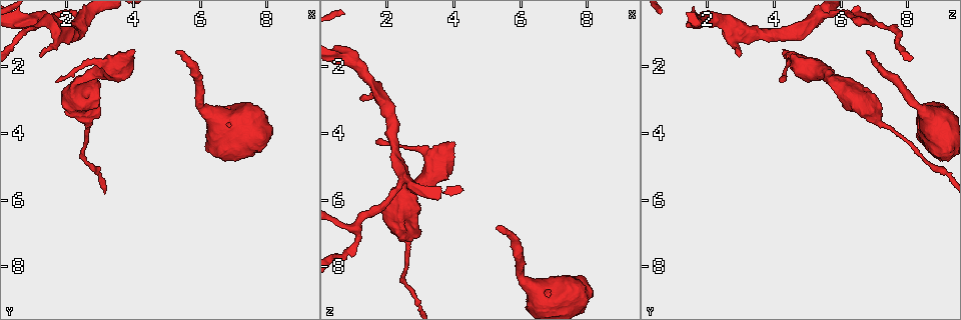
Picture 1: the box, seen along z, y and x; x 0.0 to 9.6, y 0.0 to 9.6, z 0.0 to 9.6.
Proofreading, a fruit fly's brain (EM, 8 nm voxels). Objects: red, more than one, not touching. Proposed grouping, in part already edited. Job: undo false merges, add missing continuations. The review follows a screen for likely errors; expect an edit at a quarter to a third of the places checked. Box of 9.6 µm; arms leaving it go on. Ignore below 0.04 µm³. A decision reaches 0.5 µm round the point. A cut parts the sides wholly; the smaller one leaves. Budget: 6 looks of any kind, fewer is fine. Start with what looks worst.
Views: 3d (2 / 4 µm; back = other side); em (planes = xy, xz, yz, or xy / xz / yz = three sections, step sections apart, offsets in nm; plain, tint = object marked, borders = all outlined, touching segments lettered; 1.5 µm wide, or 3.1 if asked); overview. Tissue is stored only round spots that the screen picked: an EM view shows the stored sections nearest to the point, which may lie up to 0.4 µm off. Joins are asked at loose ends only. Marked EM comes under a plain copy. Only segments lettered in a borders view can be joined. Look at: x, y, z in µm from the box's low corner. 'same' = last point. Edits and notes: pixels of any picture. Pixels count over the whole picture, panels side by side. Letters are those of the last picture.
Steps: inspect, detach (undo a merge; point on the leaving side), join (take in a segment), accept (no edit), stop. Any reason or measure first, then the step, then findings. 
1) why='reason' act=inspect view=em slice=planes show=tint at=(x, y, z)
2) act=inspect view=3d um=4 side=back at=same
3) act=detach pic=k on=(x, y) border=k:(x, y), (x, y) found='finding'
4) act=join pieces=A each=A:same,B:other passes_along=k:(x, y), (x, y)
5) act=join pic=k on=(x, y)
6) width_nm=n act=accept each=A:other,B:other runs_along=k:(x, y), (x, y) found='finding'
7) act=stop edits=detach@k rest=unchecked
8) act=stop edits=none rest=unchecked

why='branch stops here' act=inspect view=3d um=4 at=(5.30, 1.50, 6.85)

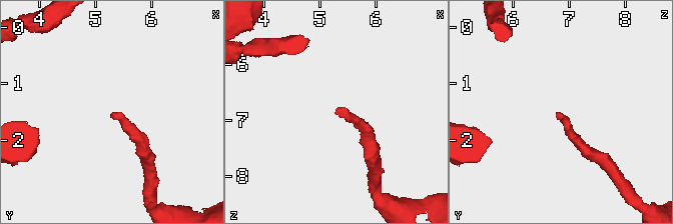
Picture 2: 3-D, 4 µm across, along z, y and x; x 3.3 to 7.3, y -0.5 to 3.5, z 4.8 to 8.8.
why='need the tissue' act=inspect view=em slice=xy step=8 show=tint at=(5.30, 1.55, 6.85)

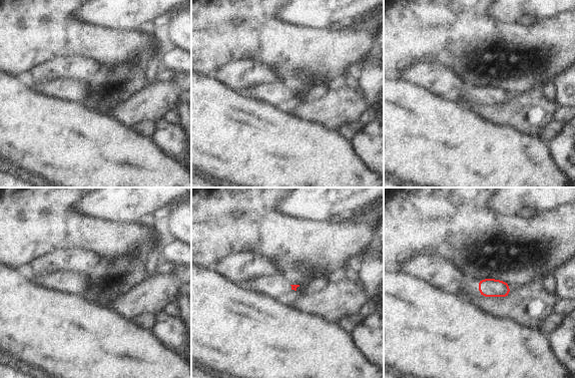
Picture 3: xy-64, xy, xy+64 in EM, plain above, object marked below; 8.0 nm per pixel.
act=inspect view=em slice=planes show=borders at=same

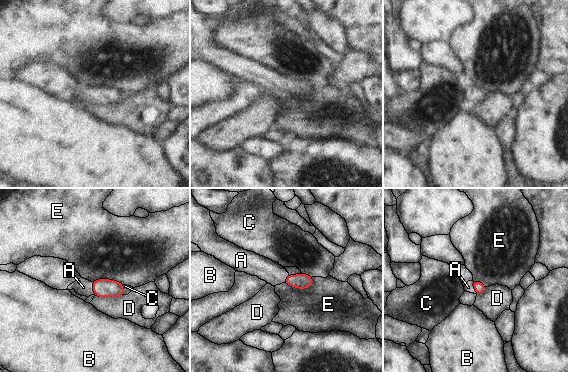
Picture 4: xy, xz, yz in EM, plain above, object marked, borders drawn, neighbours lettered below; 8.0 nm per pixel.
act=join pieces=A each=A:same,B:other,C:other,D:other,E:other passes_along=4:(479, 287), (474, 286), (468, 287) found='the neuron continues'

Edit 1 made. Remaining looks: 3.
why='three-way junction' act=inspect view=3d um=4 side=back at=(1.15, 0.65, 6.80)

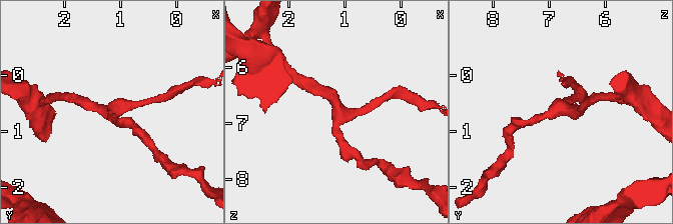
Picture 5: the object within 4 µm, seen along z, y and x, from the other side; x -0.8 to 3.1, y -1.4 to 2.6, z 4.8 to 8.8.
arms=3 act=inspect view=em slice=xz step=8 show=borders at=(1.15, 0.65, 6.80)

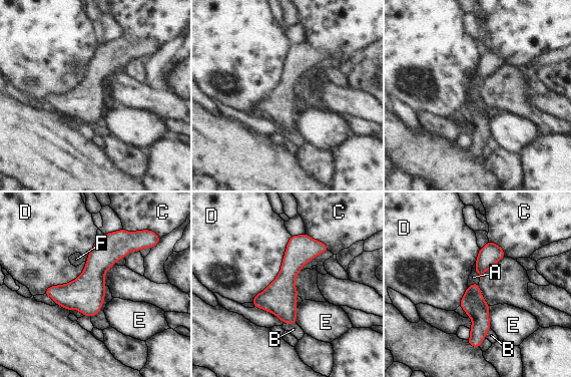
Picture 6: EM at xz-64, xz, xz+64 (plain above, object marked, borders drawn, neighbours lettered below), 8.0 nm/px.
act=accept each=A:other,B:other,C:other,D:other,E:other,F:other border=6:(476, 261), (476, 273), (480, 279) found='all the same neuron'

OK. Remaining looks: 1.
act=stop edits=join@4 rest=unchecked

